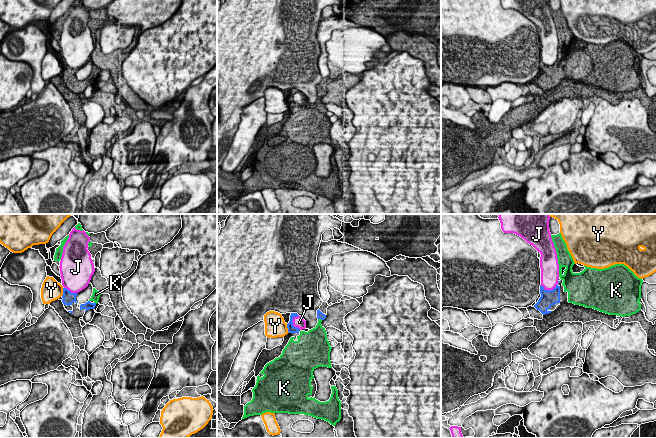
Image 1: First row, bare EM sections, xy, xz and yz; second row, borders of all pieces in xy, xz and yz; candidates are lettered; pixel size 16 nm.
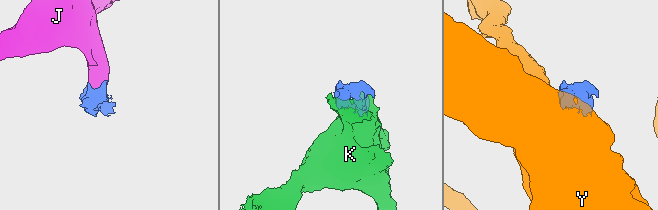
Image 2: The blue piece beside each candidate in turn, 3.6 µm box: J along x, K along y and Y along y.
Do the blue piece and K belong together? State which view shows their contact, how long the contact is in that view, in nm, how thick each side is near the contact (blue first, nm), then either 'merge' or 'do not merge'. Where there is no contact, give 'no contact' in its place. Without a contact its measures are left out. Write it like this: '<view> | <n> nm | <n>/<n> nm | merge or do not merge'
xz | 70 nm | 120/240 nm | merge

